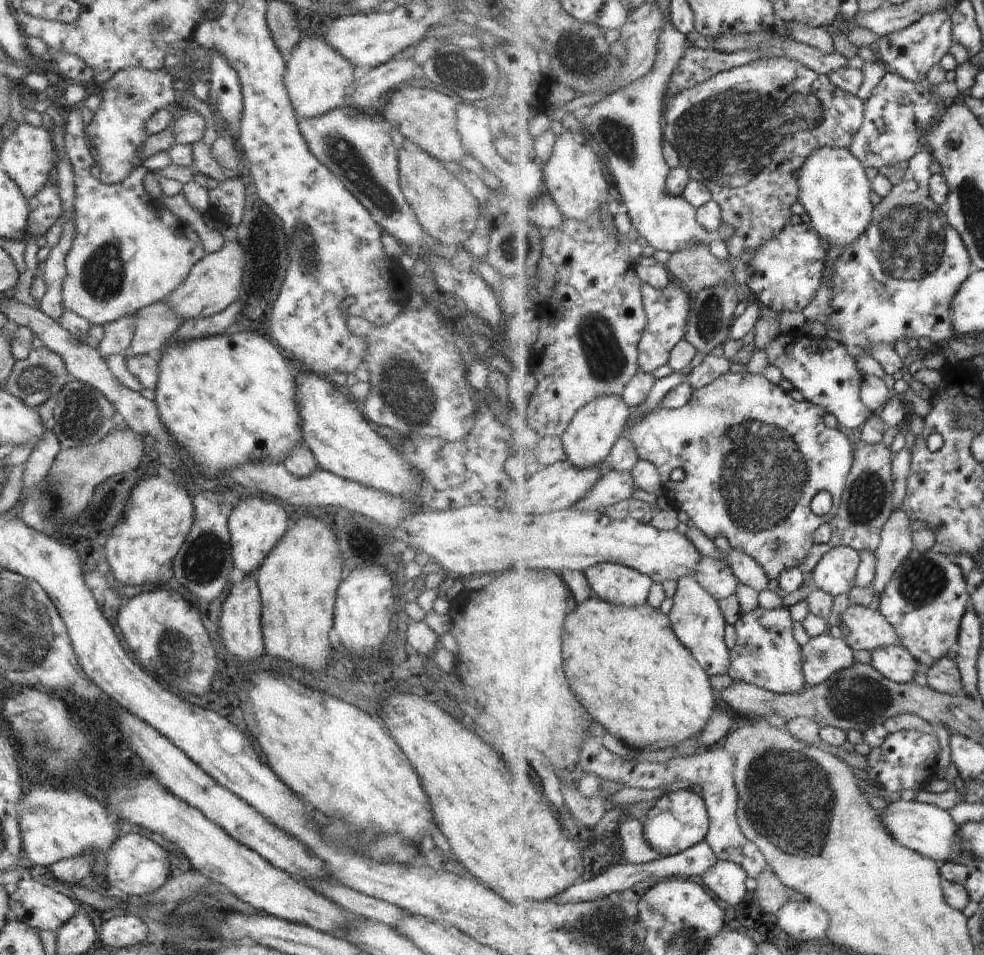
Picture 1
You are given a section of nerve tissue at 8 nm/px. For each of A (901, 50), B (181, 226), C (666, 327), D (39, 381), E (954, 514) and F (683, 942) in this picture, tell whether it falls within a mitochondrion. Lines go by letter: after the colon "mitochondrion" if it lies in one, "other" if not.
A: other
B: other
C: other
D: mitochondrion
E: mitochondrion
F: mitochondrion

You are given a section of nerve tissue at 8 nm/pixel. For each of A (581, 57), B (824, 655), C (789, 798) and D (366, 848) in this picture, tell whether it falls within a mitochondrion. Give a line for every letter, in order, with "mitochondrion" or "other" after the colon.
A: mitochondrion
B: mitochondrion
C: mitochondrion
D: mitochondrion

